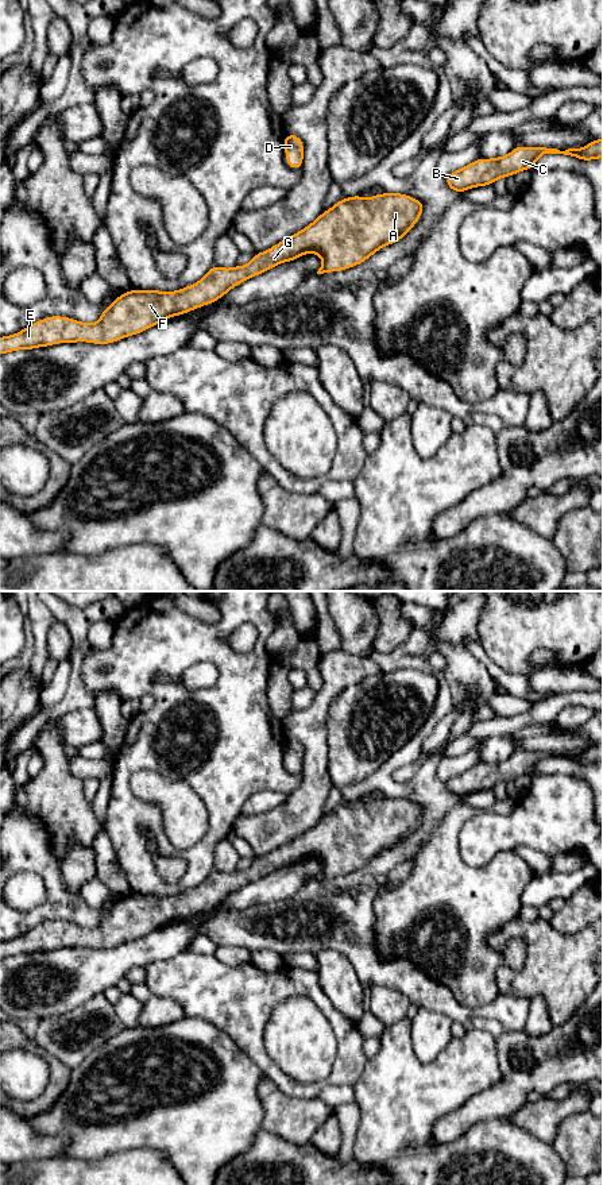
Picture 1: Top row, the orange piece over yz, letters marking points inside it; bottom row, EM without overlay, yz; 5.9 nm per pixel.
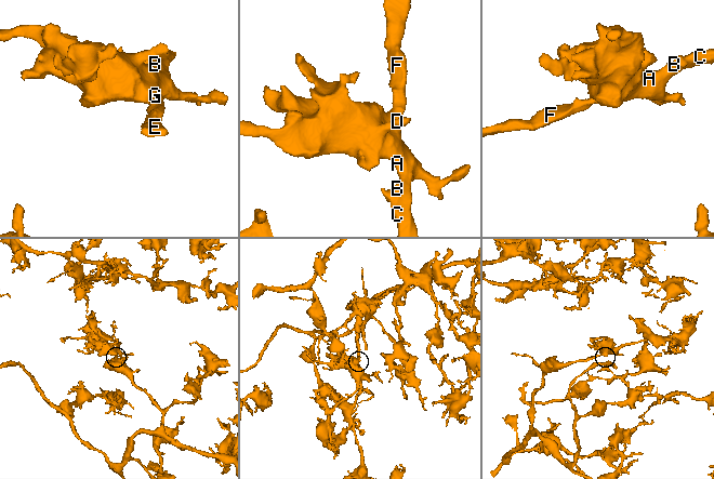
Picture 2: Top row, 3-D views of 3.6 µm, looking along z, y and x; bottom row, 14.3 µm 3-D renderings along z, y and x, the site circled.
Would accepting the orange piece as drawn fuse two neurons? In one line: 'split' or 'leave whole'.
leave whole

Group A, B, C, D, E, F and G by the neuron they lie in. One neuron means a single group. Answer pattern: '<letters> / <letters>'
A B C D E F G

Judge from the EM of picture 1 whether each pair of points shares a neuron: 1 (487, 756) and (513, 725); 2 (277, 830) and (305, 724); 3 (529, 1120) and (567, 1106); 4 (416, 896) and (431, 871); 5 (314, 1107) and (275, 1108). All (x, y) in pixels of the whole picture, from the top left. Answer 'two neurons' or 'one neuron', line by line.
1: two neurons
2: one neuron
3: one neuron
4: one neuron
5: one neuron

